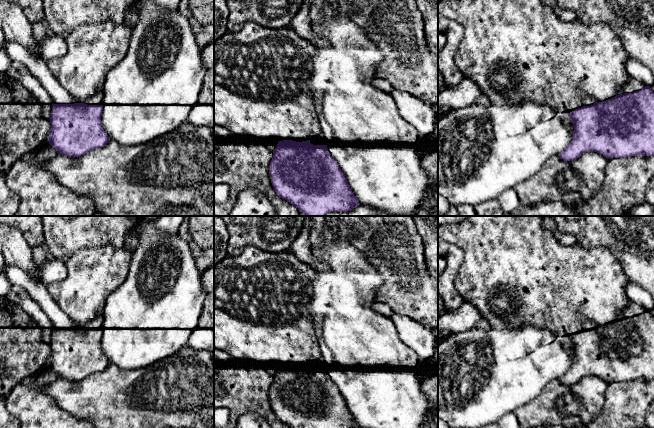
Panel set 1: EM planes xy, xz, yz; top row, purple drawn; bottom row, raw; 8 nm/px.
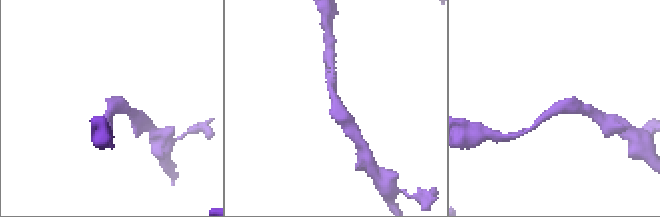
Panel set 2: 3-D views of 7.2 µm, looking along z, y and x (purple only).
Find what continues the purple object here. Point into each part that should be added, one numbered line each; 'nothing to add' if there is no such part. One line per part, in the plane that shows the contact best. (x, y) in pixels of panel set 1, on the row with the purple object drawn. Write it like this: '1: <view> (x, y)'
1: yz (632, 85)

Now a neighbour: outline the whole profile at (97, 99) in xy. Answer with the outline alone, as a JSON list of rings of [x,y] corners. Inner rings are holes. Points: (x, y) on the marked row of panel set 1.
[[[99,90],[90,99],[84,101],[87,105],[103,105],[103,90]]]

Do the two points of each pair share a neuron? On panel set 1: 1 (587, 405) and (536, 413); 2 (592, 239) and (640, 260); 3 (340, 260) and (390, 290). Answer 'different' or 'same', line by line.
1: same
2: same
3: different

